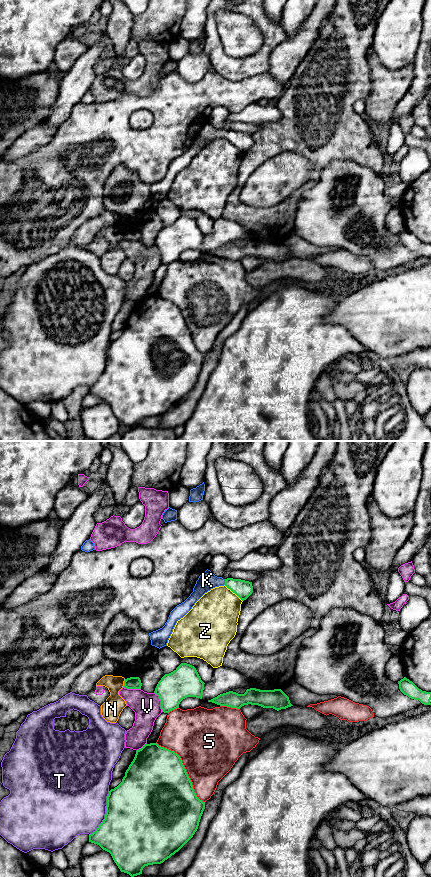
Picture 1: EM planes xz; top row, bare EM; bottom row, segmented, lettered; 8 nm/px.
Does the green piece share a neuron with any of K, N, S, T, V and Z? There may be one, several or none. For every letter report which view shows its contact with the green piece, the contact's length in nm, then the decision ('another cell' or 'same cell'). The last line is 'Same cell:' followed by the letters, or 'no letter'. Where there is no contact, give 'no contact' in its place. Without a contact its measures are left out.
K: xz | 50 nm | same cell
N: xz | 70 nm | another cell
S: xz | 600 nm | another cell
T: xz | 400 nm | another cell
V: xz | 170 nm | another cell
Z: xz | 200 nm | another cell
Same cell: K

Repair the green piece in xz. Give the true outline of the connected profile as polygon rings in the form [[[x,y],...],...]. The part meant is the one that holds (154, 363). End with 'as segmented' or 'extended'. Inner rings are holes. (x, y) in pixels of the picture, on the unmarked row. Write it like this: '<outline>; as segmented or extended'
[[[157,295],[145,296],[136,303],[122,334],[109,343],[105,371],[89,387],[89,394],[109,404],[120,423],[134,429],[142,426],[145,418],[161,416],[178,404],[197,383],[204,361],[205,354],[194,344],[180,308]]]; as segmented

